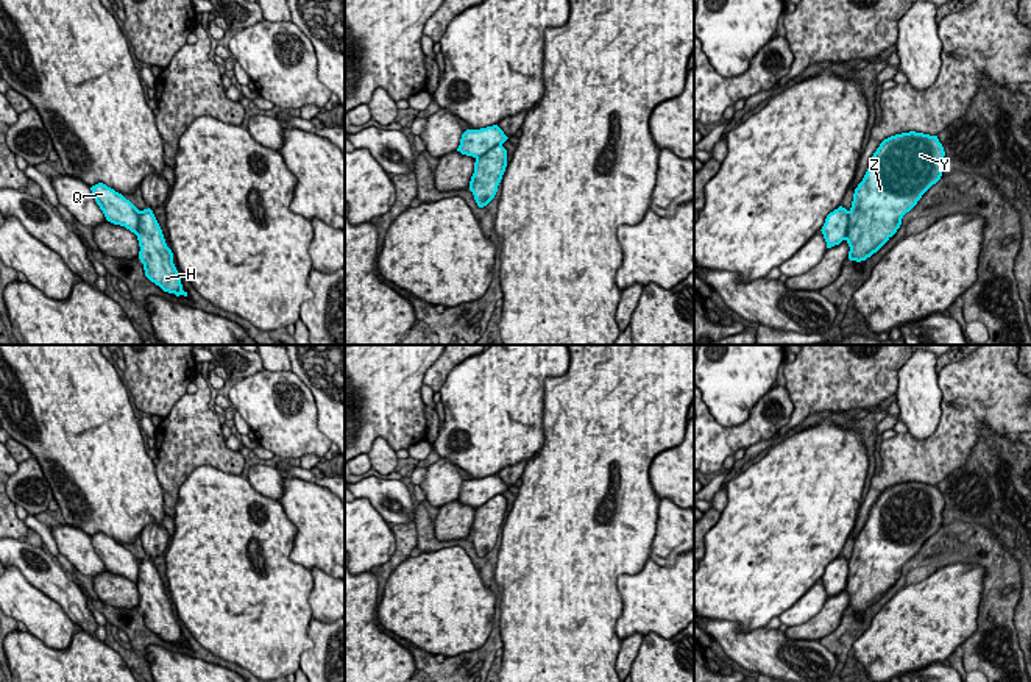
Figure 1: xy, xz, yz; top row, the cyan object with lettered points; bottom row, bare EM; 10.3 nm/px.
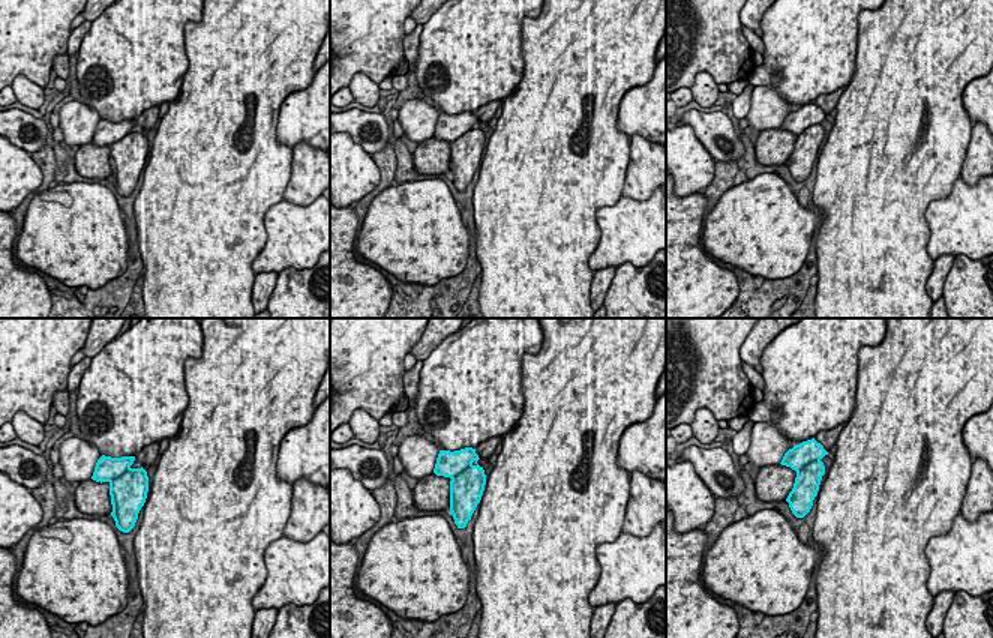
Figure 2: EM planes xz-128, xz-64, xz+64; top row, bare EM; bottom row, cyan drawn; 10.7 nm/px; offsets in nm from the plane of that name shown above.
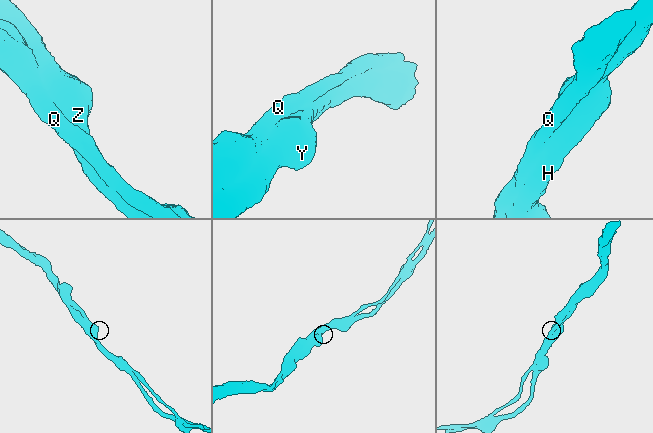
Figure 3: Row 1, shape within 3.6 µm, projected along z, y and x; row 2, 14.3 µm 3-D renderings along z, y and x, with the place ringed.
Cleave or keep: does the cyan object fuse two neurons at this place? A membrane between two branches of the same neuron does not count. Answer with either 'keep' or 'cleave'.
keep

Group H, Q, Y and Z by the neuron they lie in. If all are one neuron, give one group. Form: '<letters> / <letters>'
H Q Y Z

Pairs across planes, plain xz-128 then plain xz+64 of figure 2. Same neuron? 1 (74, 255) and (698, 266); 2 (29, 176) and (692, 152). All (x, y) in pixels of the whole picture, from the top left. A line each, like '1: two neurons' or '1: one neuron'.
1: two neurons
2: one neuron

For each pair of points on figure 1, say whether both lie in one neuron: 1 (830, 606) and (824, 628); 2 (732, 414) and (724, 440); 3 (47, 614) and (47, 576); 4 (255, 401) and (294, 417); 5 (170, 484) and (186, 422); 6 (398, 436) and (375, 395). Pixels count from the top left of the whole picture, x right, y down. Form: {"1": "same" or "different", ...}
{"1": "same", "2": "different", "3": "different", "4": "same", "5": "same", "6": "same"}

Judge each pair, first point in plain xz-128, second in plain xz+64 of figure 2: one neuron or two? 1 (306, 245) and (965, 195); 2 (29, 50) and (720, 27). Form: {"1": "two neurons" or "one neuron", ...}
{"1": "one neuron", "2": "one neuron"}

